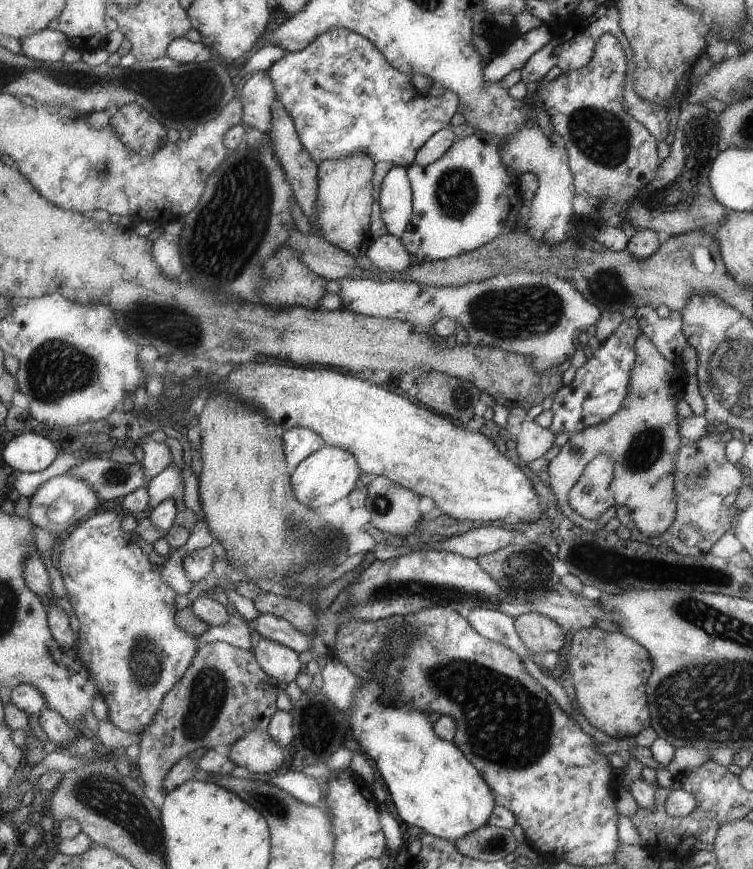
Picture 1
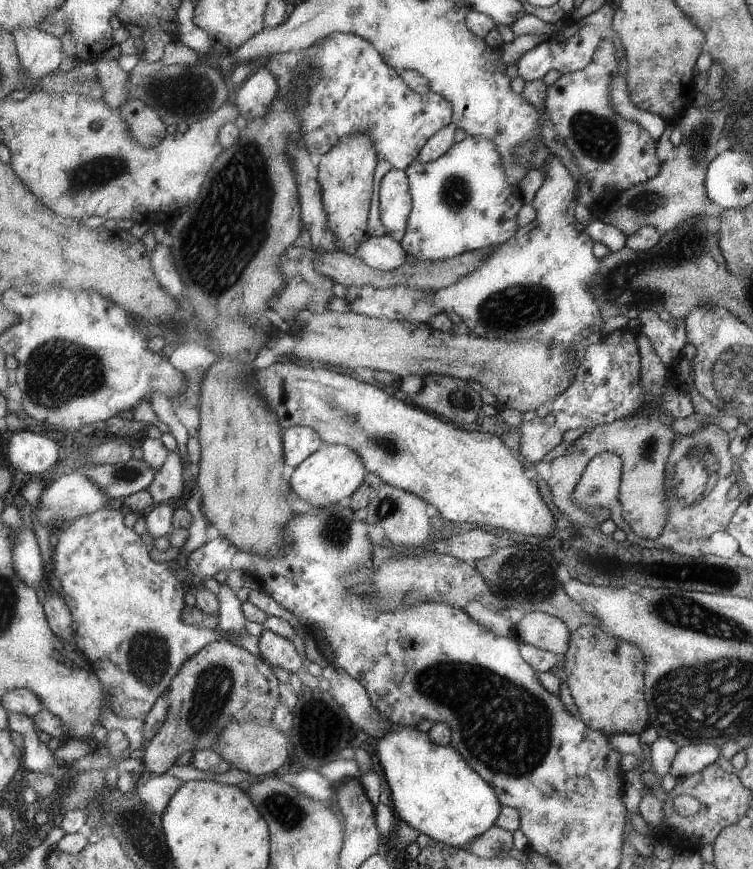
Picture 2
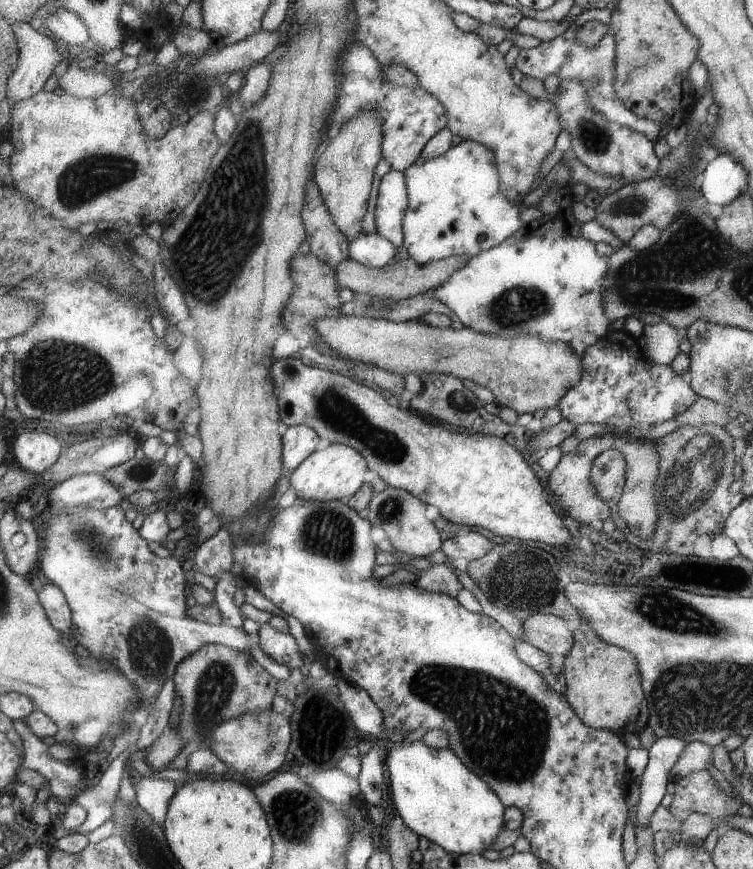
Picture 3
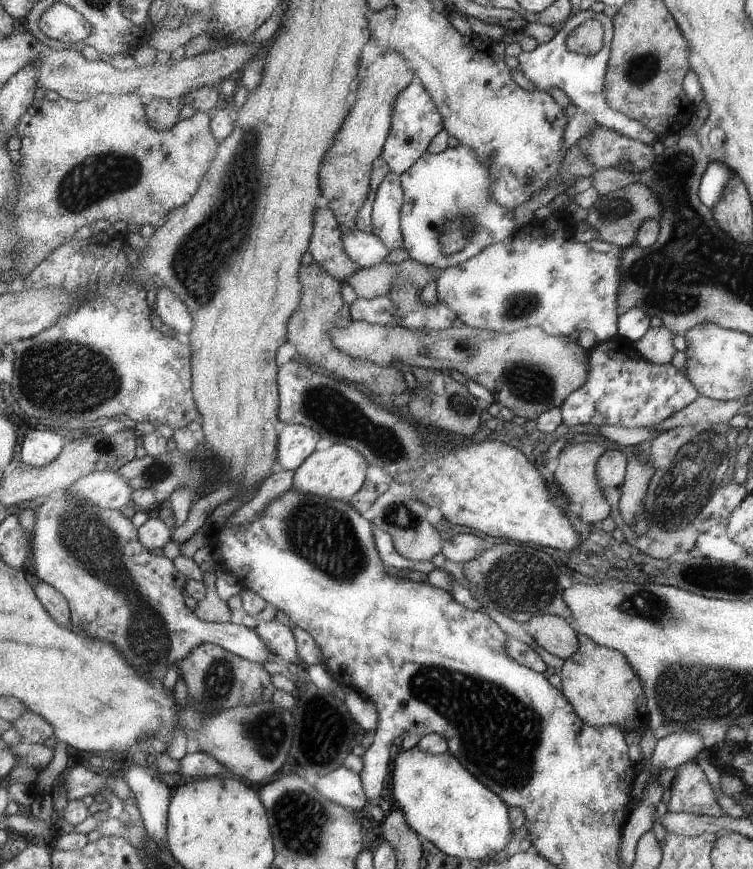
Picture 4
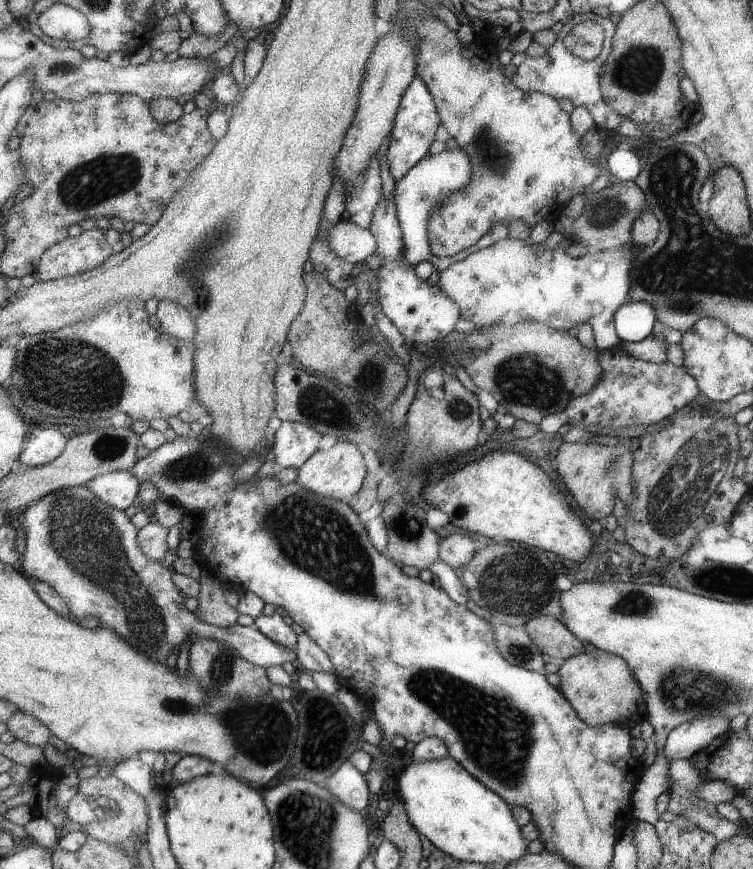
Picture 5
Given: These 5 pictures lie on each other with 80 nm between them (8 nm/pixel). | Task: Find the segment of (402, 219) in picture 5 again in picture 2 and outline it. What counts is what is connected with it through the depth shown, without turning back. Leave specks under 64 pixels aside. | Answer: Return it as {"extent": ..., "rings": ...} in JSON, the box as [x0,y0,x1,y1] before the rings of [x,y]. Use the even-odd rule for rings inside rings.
{"extent":[400,135,521,261],"rings":[[[467,135],[461,141],[454,142],[445,154],[434,161],[422,163],[415,160],[404,171],[408,178],[412,209],[406,218],[400,245],[414,260],[442,261],[464,252],[500,245],[513,238],[517,230],[517,214],[521,214],[521,203],[517,199],[515,184],[506,177],[504,162],[492,140],[481,135]]]}

